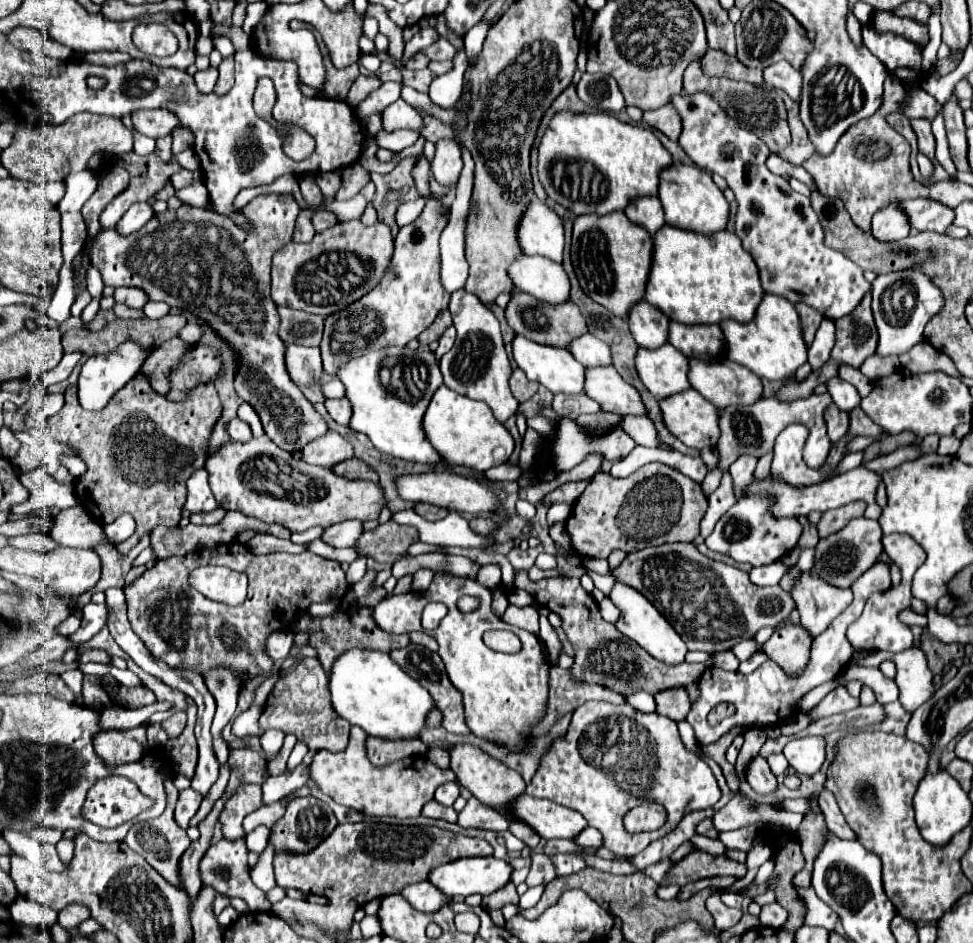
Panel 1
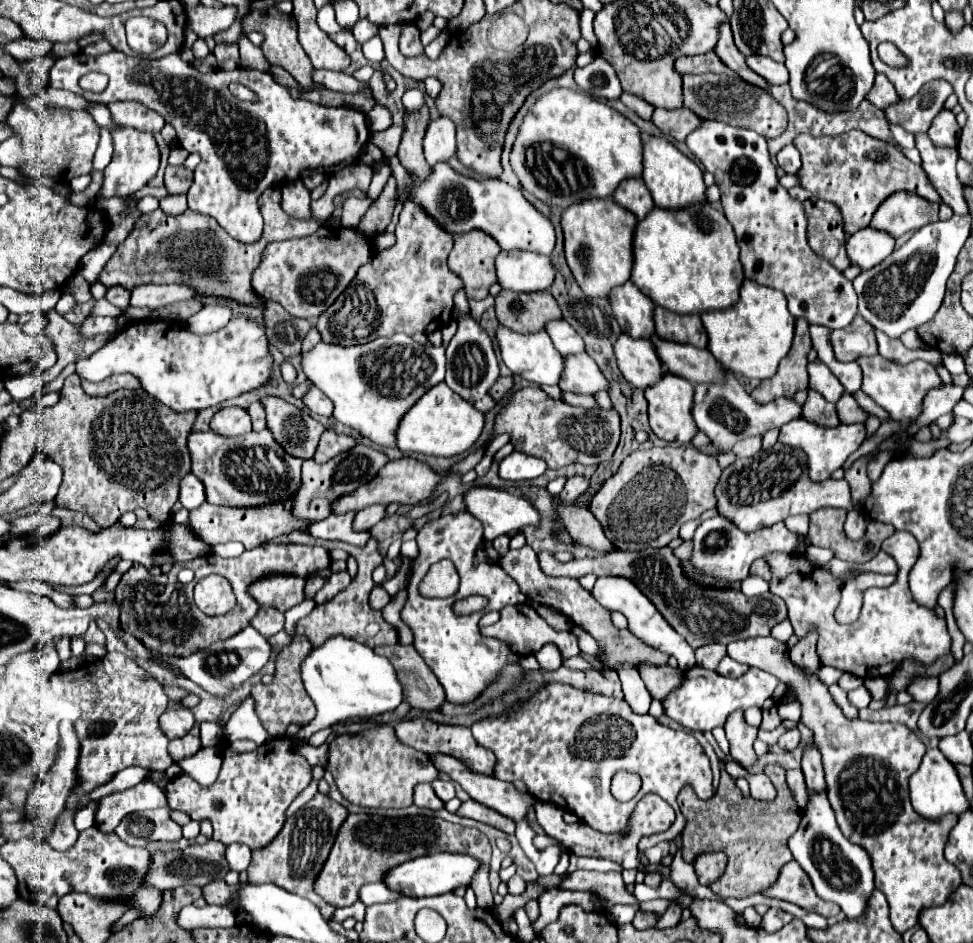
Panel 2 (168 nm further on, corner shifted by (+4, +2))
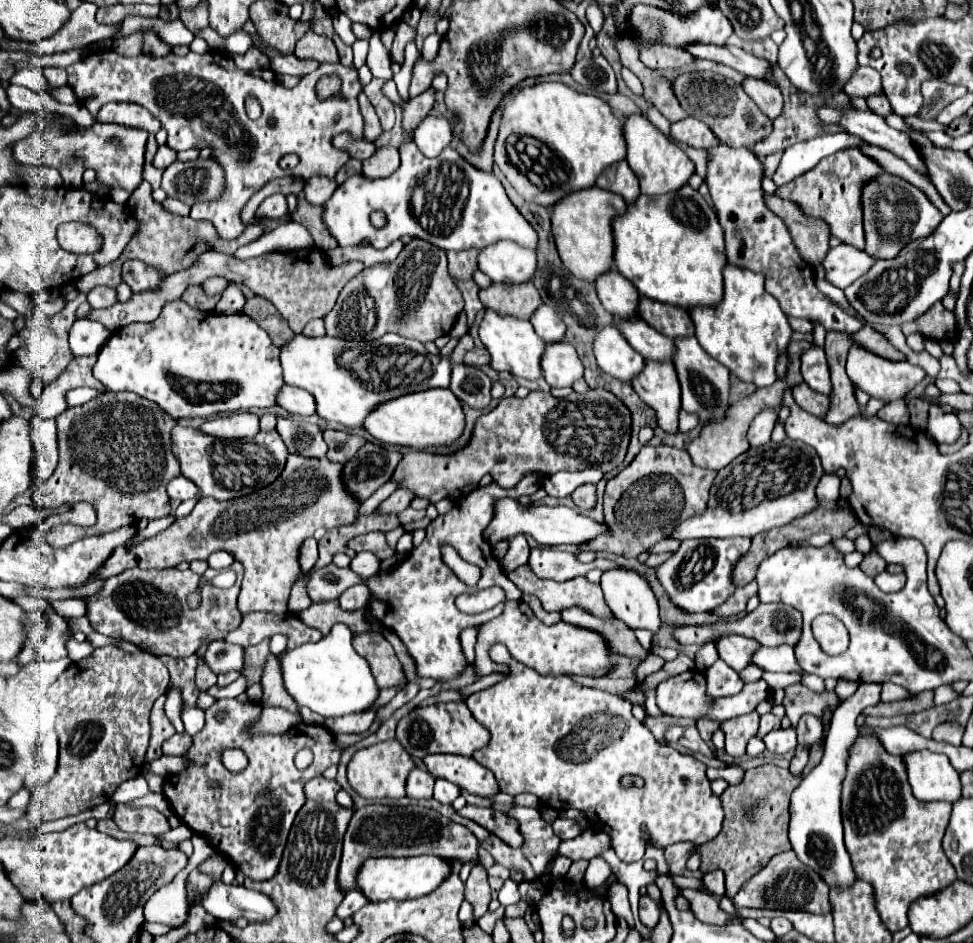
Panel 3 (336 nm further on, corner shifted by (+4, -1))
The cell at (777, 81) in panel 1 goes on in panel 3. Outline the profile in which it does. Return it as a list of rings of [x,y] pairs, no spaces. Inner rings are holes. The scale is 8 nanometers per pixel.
[[[692,43],[684,47],[692,57],[696,59],[708,59],[714,63],[722,63],[732,67],[734,71],[746,75],[746,77],[758,77],[764,75],[764,71],[770,71],[770,63],[766,59],[760,59],[752,53],[746,53],[740,47],[722,47],[712,43]]]

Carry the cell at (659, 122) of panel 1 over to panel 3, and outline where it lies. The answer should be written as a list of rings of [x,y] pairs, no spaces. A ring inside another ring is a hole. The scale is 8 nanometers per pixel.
[[[688,117],[680,123],[672,123],[672,139],[686,143],[690,147],[700,147],[700,149],[716,147],[720,143],[708,125],[700,123],[698,119],[692,119],[692,117]]]

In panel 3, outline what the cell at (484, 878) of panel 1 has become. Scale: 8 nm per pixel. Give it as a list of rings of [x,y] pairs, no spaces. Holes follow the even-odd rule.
[[[418,855],[418,857],[380,857],[366,859],[356,875],[356,885],[364,897],[372,903],[388,899],[416,899],[432,893],[448,877],[448,861],[436,855]]]

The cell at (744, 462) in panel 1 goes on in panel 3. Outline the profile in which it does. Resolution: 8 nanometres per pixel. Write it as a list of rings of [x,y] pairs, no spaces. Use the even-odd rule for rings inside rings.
[[[762,409],[752,425],[750,425],[750,431],[748,431],[748,441],[752,447],[758,447],[760,443],[768,443],[770,441],[770,433],[776,425],[776,419],[778,419],[778,409]]]

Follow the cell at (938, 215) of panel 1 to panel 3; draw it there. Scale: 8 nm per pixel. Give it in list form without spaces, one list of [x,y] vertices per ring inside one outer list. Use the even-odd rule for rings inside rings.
[[[880,173],[876,179],[872,177],[864,183],[862,213],[864,213],[864,235],[866,235],[864,251],[874,259],[894,259],[910,241],[928,237],[940,225],[940,219],[944,219],[920,189],[916,189],[908,181],[890,173]],[[878,221],[886,223],[888,227],[894,227],[894,233],[892,233],[894,237],[880,237],[876,229]]]

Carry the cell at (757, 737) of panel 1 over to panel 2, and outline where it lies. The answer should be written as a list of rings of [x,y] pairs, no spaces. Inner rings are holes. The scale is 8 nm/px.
[[[770,708],[770,710],[762,712],[762,716],[764,716],[764,720],[760,724],[760,730],[774,730],[774,728],[780,726],[780,718],[776,714],[776,708]]]

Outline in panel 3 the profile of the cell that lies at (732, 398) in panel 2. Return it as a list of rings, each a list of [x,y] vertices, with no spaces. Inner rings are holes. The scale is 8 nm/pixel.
[[[676,337],[674,341],[674,367],[680,379],[682,389],[682,407],[690,413],[698,413],[700,421],[704,423],[716,423],[724,417],[724,411],[728,411],[728,369],[712,359],[698,343],[696,337]]]

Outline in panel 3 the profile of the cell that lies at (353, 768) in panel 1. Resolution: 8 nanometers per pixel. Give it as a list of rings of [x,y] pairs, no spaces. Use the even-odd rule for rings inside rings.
[[[382,741],[376,743],[372,747],[360,749],[350,765],[348,765],[348,781],[350,785],[366,799],[380,799],[380,797],[388,797],[388,799],[400,799],[406,795],[404,787],[406,787],[406,777],[408,771],[414,767],[410,755],[400,747],[400,743],[394,741]]]

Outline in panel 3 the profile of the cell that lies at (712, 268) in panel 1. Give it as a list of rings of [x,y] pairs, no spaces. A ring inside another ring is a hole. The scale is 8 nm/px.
[[[690,185],[680,187],[678,191],[666,193],[666,195],[656,195],[656,197],[648,197],[648,195],[640,195],[634,203],[630,203],[626,207],[624,215],[618,215],[612,219],[612,235],[614,235],[614,267],[638,289],[640,295],[648,295],[650,299],[662,301],[662,303],[672,303],[672,305],[680,305],[684,309],[690,307],[698,307],[698,305],[716,305],[724,293],[724,281],[722,281],[722,269],[726,265],[726,255],[724,255],[724,237],[722,237],[722,227],[718,223],[716,211],[704,201],[704,197],[692,189]]]

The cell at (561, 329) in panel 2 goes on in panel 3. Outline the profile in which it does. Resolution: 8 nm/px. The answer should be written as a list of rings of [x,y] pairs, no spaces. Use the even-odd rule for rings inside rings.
[[[542,305],[536,309],[536,313],[530,317],[530,323],[534,331],[544,339],[544,343],[558,343],[564,341],[564,321],[556,315],[556,311],[548,305]]]

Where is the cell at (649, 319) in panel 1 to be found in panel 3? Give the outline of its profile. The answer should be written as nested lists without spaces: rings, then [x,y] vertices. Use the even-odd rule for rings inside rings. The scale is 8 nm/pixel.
[[[616,269],[600,275],[594,285],[606,311],[610,311],[614,317],[636,317],[636,303],[640,293]]]

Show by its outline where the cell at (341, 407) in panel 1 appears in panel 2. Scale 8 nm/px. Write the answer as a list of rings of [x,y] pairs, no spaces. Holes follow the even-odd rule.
[[[312,388],[306,396],[304,396],[304,402],[306,402],[306,406],[312,410],[312,412],[316,412],[316,414],[322,414],[322,416],[332,416],[332,412],[334,412],[334,404],[332,404],[332,400],[328,400],[328,396],[324,396],[324,392],[320,392],[318,388]]]

